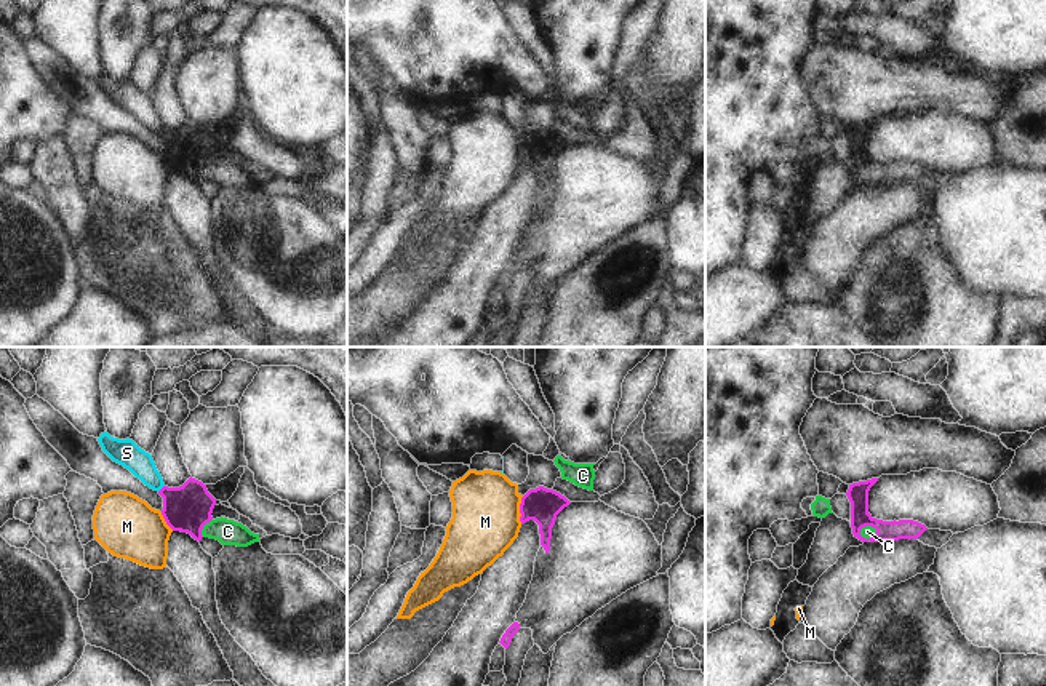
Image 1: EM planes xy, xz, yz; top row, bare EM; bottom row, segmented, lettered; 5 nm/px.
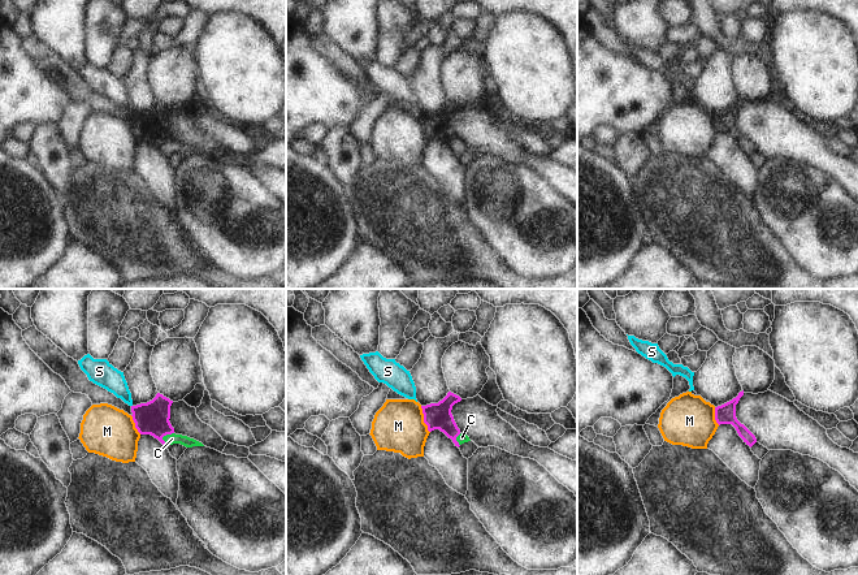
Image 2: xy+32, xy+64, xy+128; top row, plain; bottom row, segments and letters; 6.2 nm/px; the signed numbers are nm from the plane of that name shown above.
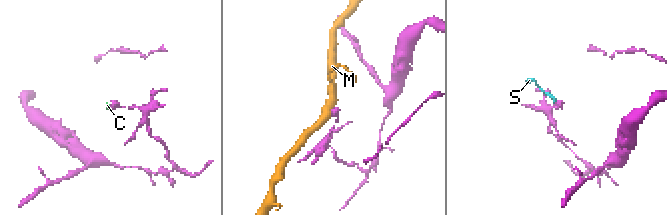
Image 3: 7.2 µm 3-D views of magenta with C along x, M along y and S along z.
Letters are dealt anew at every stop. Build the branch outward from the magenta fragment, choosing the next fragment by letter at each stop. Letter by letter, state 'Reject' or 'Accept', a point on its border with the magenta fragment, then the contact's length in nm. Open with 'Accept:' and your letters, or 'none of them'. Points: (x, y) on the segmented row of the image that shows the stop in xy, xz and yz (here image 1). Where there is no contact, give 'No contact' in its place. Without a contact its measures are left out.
Accept: C
C: Accept. Touches magenta at xy (202, 528). Shared border 110 nm
M: Reject. Touches magenta at xz (520, 510). Shared border 140 nm
S: Reject. Touches magenta at xy (162, 488). Shared border 50 nm

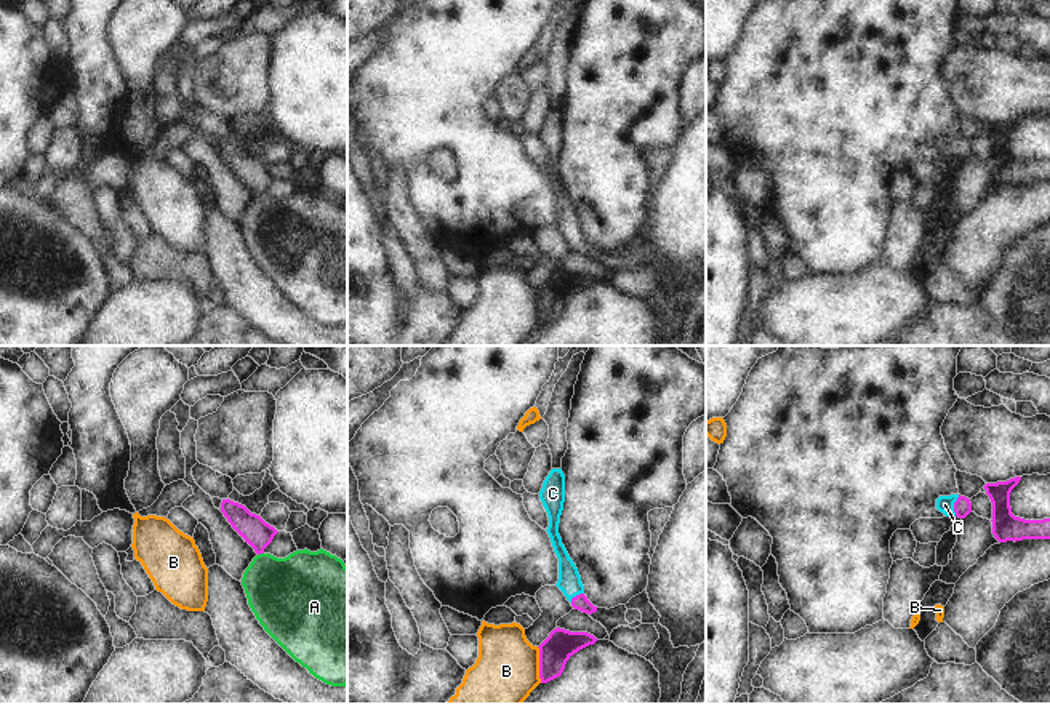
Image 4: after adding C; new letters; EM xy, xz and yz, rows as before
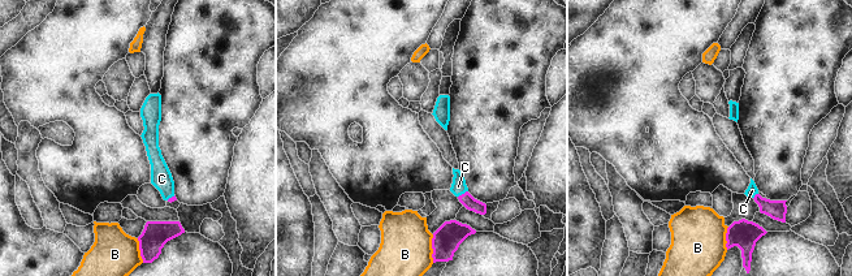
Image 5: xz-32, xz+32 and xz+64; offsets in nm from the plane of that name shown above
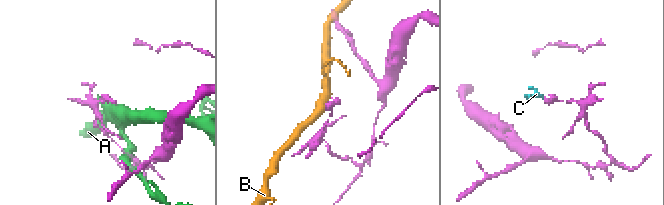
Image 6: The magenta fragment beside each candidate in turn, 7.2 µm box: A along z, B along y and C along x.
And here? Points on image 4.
Accept: C
A: Reject. Touches magenta at xy (260, 552). Shared border 40 nm
B: Reject. Touches magenta at xz (540, 664). Shared border 190 nm
C: Accept. Touches magenta at yz (954, 506). Shared border 110 nm

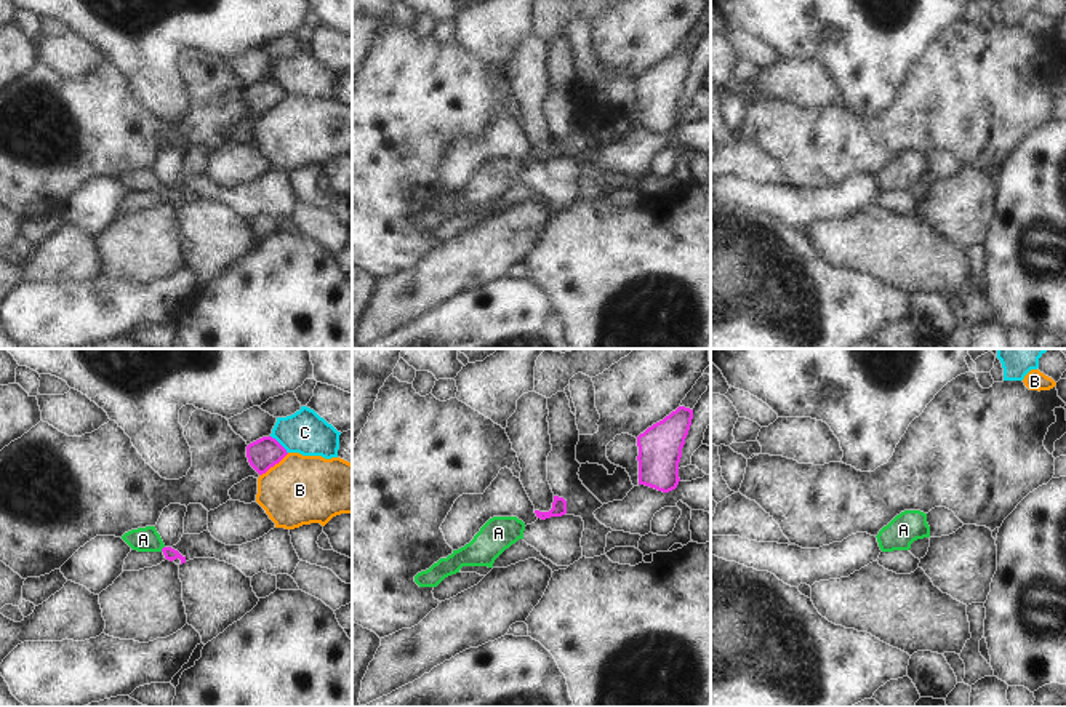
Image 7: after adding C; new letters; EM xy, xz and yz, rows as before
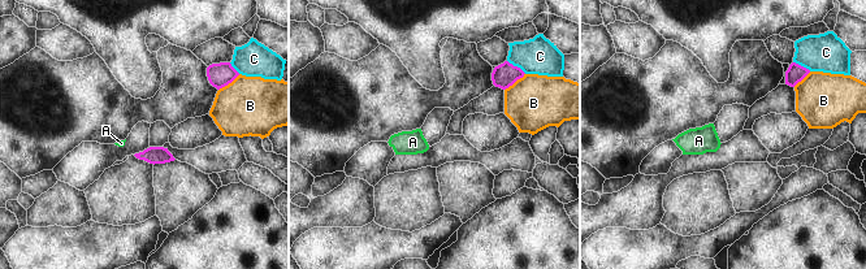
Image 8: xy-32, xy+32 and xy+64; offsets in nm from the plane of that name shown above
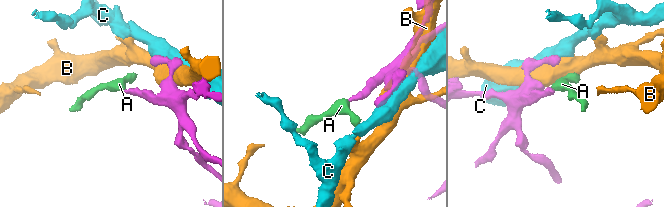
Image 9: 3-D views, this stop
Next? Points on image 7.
Accept: A
A: Accept. Touches magenta at xy (162, 549). Shared border 40 nm
B: Reject. Touches magenta at xy (274, 464). Shared border 190 nm
C: Reject. Touches magenta at xy (280, 445). Shared border 130 nm

